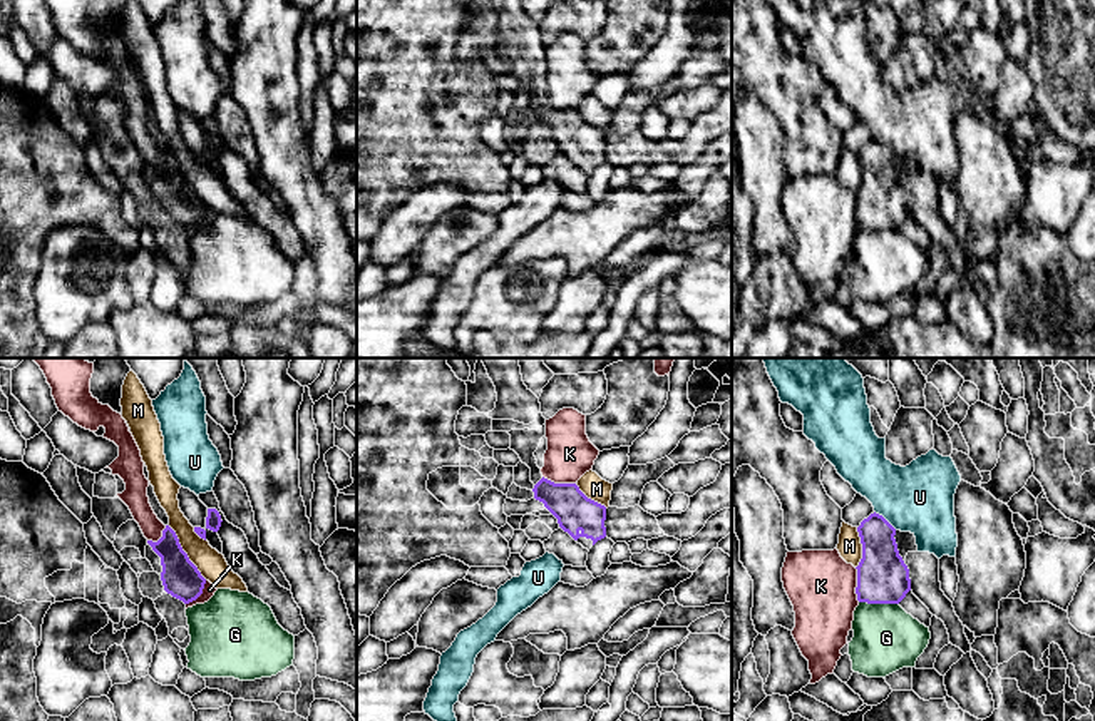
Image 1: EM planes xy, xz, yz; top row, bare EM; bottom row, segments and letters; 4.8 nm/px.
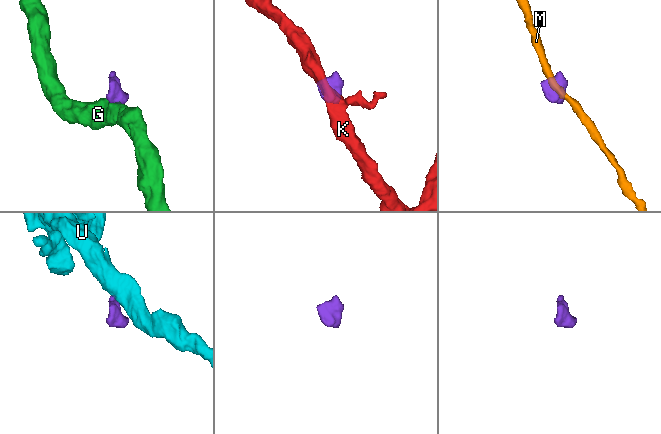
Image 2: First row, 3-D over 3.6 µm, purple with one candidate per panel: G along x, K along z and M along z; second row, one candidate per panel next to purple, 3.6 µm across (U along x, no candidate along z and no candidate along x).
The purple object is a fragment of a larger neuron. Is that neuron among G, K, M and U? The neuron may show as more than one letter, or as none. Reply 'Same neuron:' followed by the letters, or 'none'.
Same neuron: none

